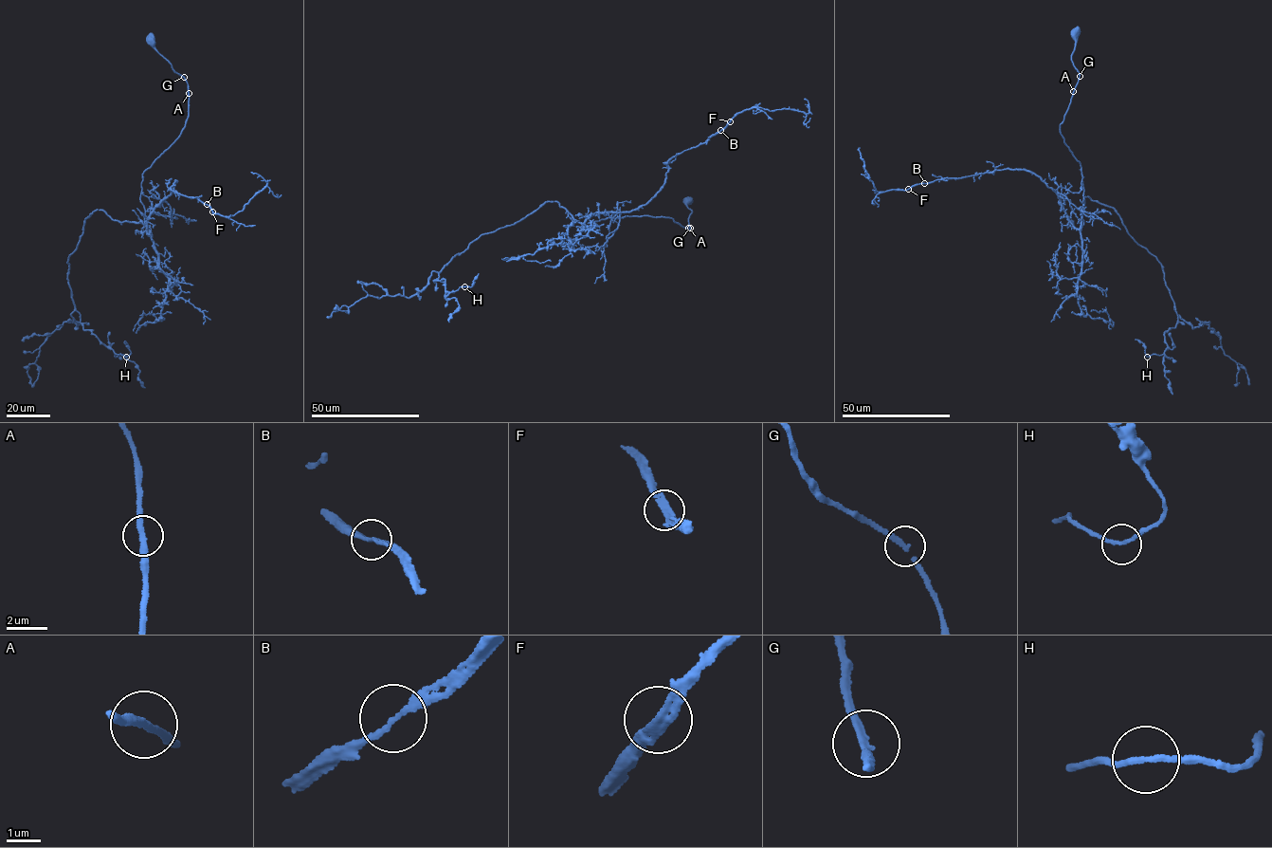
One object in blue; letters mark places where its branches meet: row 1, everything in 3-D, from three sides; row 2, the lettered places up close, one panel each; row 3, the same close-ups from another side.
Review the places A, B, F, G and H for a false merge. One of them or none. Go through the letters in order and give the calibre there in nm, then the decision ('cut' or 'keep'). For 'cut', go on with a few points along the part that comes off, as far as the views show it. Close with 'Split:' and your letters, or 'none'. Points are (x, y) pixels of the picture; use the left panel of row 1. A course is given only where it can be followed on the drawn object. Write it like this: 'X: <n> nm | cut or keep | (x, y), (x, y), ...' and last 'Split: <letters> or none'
A: 240 nm | keep
B: 160 nm | keep
F: 220 nm | keep
G: 180 nm | keep
H: 160 nm | keep
Split: none

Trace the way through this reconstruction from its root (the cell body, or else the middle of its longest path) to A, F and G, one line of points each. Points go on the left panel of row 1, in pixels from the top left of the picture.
A: (151, 39), (152, 46), (185, 79), (188, 93)
F: (151, 39), (187, 82), (189, 115), (142, 175), (144, 225), (151, 235), (175, 180), (212, 212)
G: (151, 39), (152, 46), (184, 77)

